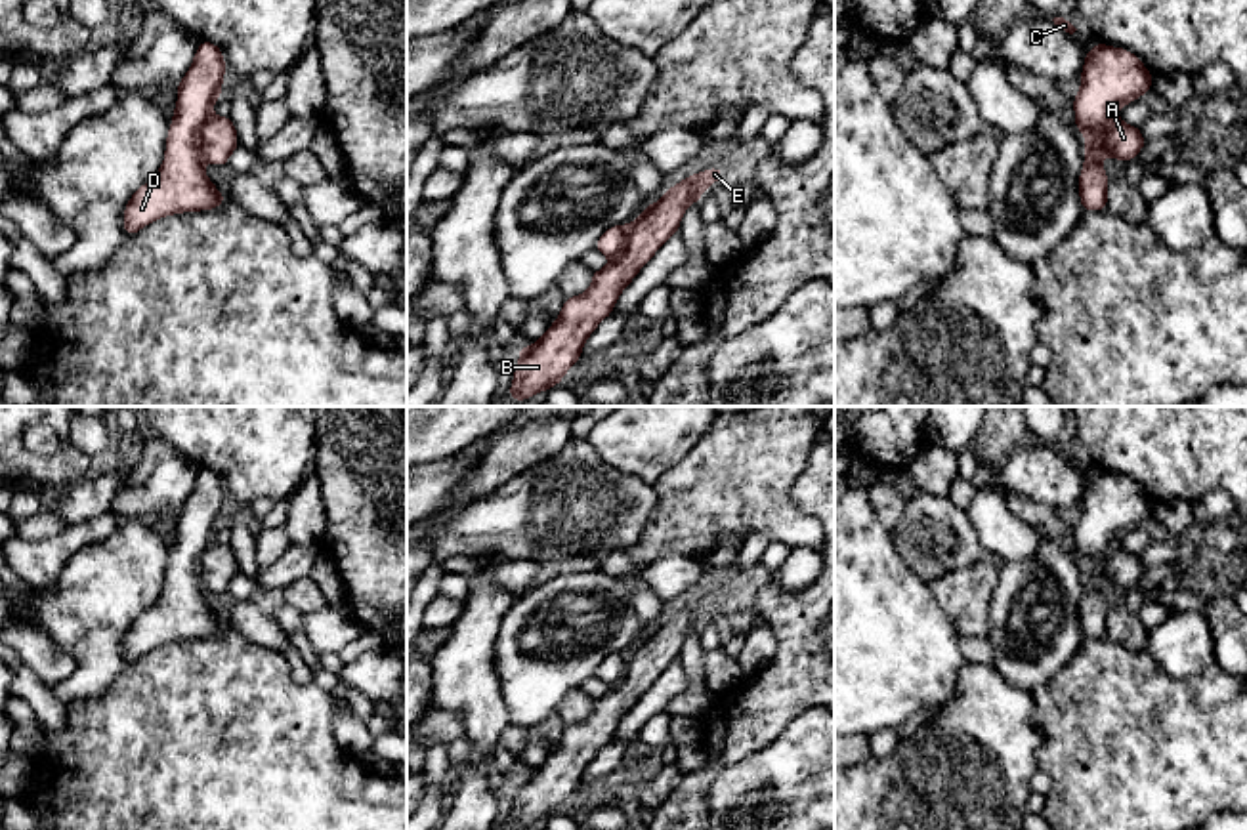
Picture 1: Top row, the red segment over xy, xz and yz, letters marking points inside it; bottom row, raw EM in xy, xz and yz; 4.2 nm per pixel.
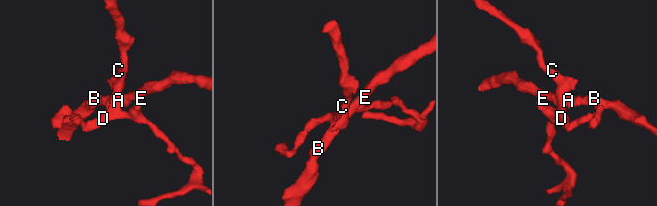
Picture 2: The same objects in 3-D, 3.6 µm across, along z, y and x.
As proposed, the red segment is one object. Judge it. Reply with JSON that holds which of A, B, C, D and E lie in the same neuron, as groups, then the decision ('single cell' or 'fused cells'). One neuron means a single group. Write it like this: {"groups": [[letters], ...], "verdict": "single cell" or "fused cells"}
{"groups": [["A", "B", "E"], ["C", "D"]], "verdict": "fused cells"}

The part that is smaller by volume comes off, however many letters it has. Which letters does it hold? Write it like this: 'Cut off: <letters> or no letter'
Cut off: A, B, E

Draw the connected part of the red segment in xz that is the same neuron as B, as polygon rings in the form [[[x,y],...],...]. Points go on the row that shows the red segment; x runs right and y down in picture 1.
[[[724,168],[693,174],[670,187],[661,200],[647,204],[630,223],[626,248],[602,271],[592,273],[590,288],[565,298],[558,321],[533,345],[519,347],[519,363],[508,397],[525,401],[561,382],[582,355],[582,345],[596,326],[613,313],[619,294],[630,284],[653,254],[678,233],[680,219],[705,189],[722,179]]]

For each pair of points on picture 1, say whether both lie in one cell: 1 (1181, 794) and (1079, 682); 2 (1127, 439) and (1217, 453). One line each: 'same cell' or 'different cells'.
1: same cell
2: same cell

